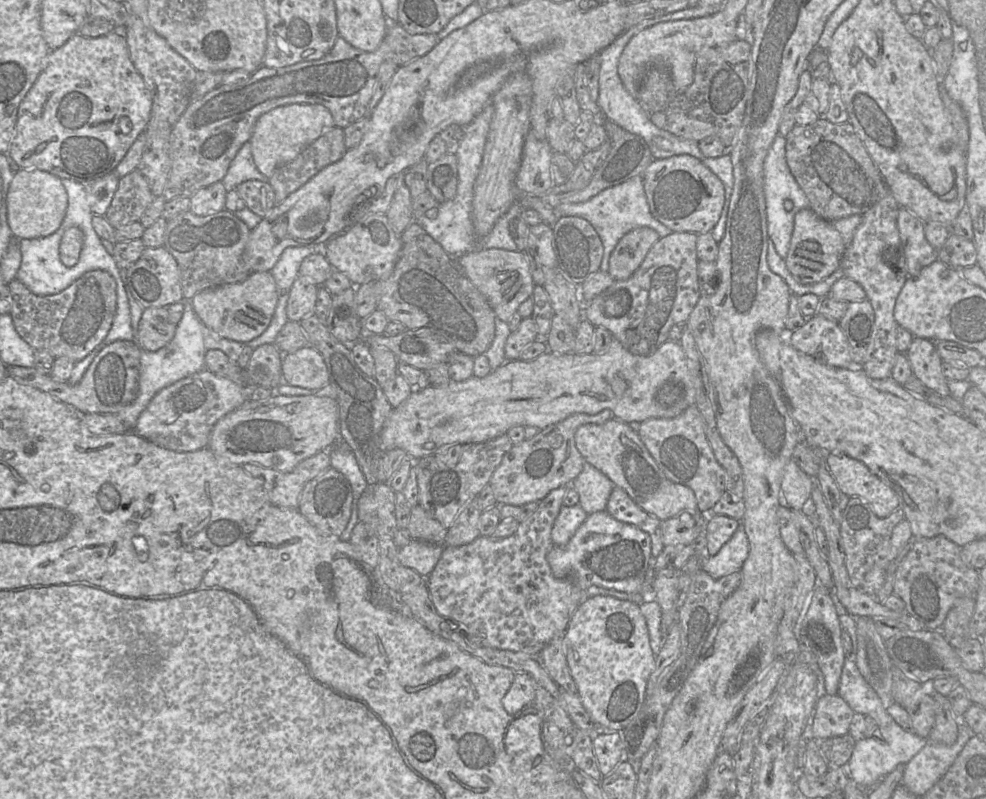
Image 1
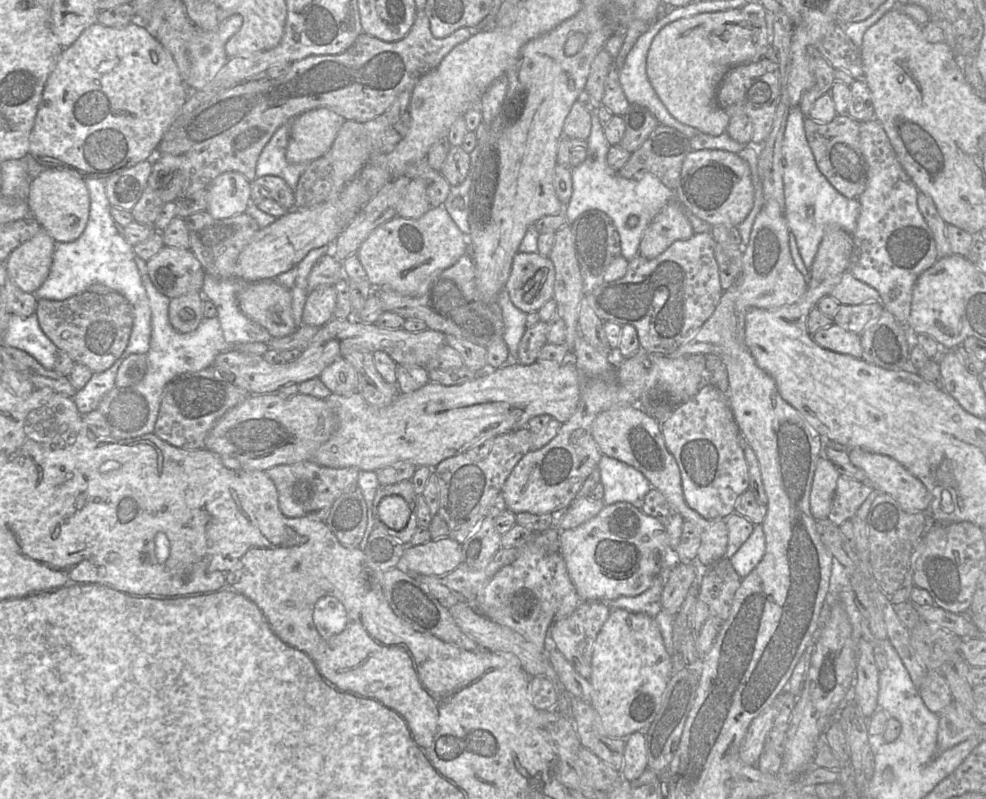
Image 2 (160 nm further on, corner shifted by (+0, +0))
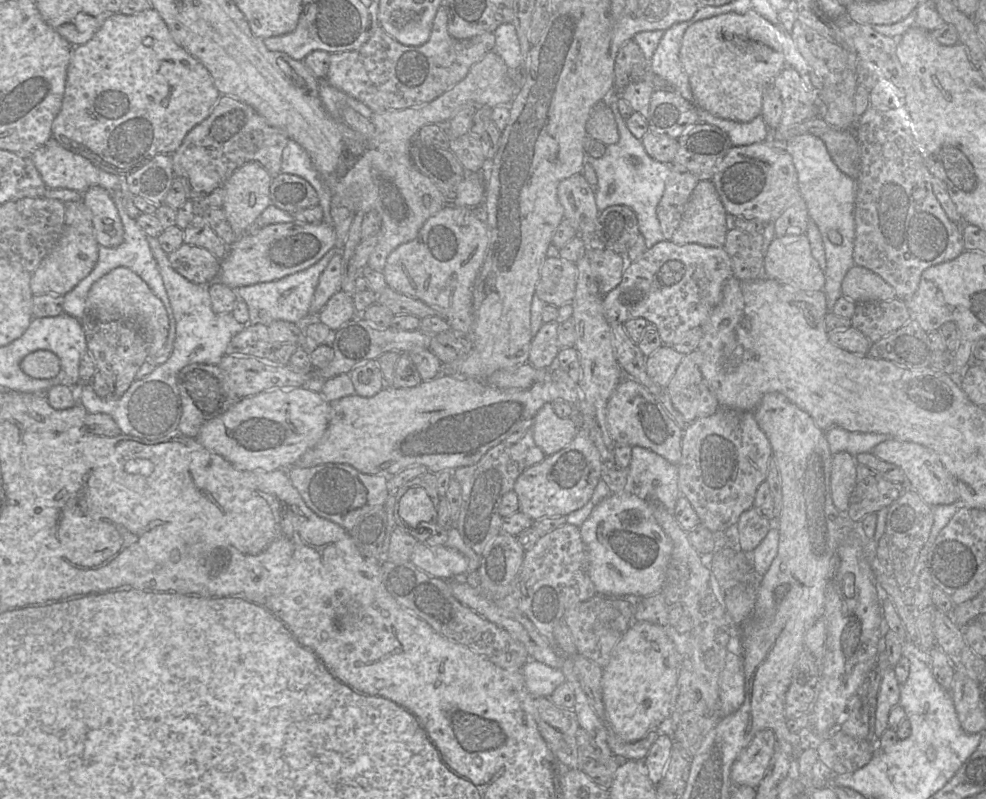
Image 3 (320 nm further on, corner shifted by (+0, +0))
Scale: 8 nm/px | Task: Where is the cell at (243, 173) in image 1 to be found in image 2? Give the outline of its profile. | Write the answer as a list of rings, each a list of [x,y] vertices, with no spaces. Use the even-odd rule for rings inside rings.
[[[286,122],[273,134],[259,156],[255,174],[257,177],[278,176],[292,189],[295,189],[309,162],[290,163],[287,161],[286,149],[290,138],[290,130],[290,122]]]

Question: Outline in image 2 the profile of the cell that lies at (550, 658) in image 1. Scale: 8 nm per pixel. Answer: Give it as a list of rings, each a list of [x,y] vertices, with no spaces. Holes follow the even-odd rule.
[[[600,600],[582,601],[568,616],[555,620],[549,631],[549,638],[554,647],[560,651],[576,671],[588,678],[591,674],[591,661],[595,640],[603,624],[608,619],[612,608]]]

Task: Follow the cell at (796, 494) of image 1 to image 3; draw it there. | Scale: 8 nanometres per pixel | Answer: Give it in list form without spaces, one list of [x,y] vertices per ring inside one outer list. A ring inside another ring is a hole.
[[[839,452],[832,457],[831,493],[835,507],[841,512],[848,509],[849,499],[856,484],[857,466],[855,456],[847,452]]]

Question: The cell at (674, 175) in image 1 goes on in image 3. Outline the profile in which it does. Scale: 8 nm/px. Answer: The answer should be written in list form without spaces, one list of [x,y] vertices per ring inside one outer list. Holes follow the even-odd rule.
[[[770,139],[750,145],[733,146],[724,158],[717,163],[710,179],[721,199],[726,212],[732,217],[743,217],[748,220],[758,219],[763,222],[773,222],[791,204],[797,194],[800,194],[797,171],[793,158],[787,150],[787,142]]]

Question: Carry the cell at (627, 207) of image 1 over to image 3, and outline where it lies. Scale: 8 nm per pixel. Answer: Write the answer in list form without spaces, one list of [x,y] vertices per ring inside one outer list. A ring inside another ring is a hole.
[[[616,103],[608,105],[613,111],[619,131],[619,140],[614,144],[606,145],[601,157],[589,157],[587,160],[593,167],[597,176],[594,186],[595,201],[601,212],[611,205],[626,205],[636,214],[639,232],[645,239],[649,249],[655,244],[665,241],[657,217],[657,206],[663,196],[667,178],[671,172],[670,163],[661,162],[651,158],[646,152],[641,139],[636,138],[626,126],[626,118],[617,110]]]

